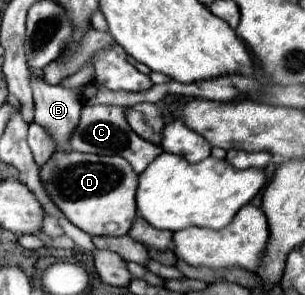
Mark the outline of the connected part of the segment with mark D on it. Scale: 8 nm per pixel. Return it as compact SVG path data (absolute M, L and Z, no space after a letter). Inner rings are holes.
M54 153L52 159L40 169L42 183L50 195L50 199L58 205L58 209L72 221L76 227L86 231L88 235L126 235L136 217L136 189L138 189L138 173L130 167L126 159L120 155L86 155L86 153Z

